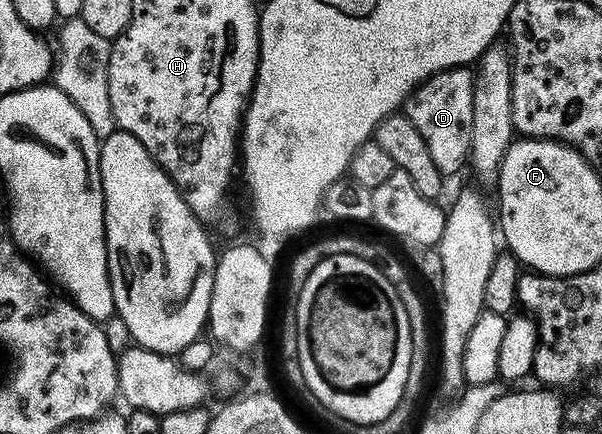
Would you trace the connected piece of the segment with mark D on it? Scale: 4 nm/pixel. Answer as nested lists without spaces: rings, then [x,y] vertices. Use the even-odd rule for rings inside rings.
[[[454,66],[451,70],[436,72],[425,82],[419,84],[404,103],[406,119],[420,132],[426,145],[428,156],[432,156],[432,164],[444,176],[454,174],[462,165],[467,165],[472,140],[472,96],[474,95],[474,70],[470,66]]]

